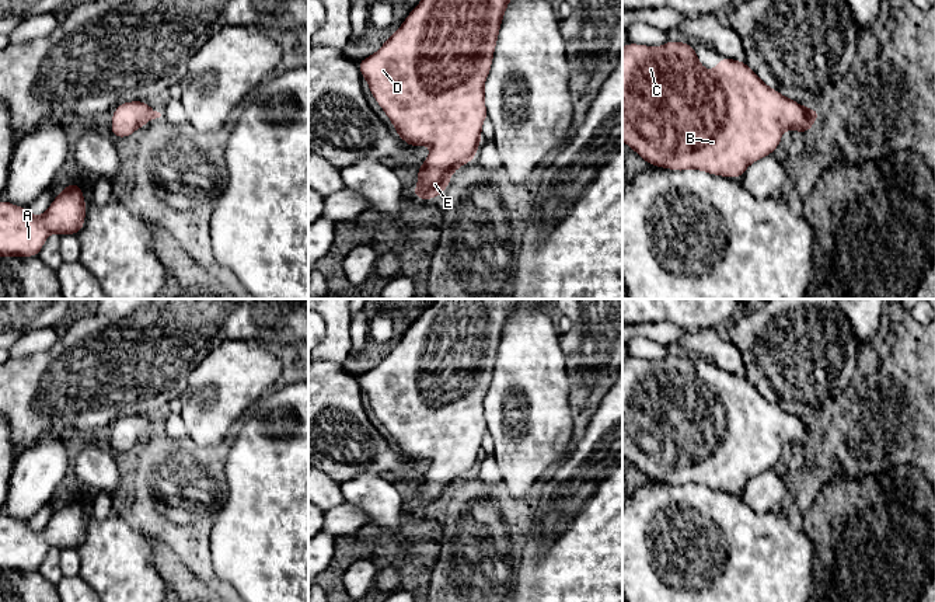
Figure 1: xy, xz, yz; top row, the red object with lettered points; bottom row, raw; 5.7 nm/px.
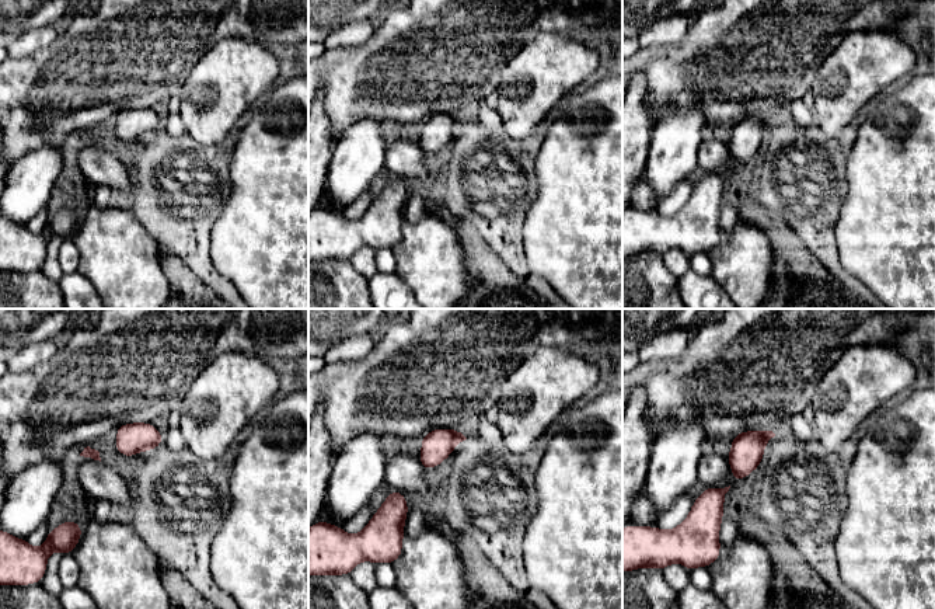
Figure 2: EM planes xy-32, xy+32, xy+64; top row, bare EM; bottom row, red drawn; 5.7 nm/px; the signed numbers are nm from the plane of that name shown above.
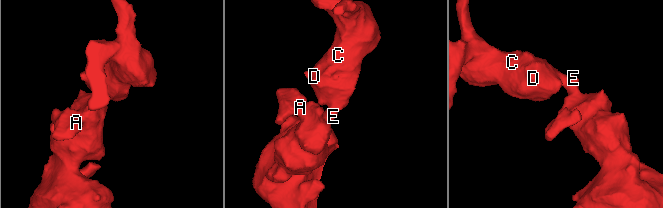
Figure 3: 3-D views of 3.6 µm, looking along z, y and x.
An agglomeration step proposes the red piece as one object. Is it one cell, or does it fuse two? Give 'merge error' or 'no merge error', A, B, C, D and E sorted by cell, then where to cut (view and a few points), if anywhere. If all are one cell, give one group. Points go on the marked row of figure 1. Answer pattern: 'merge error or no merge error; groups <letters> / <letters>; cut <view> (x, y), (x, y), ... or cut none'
no merge error; groups A B C D E; cut none

